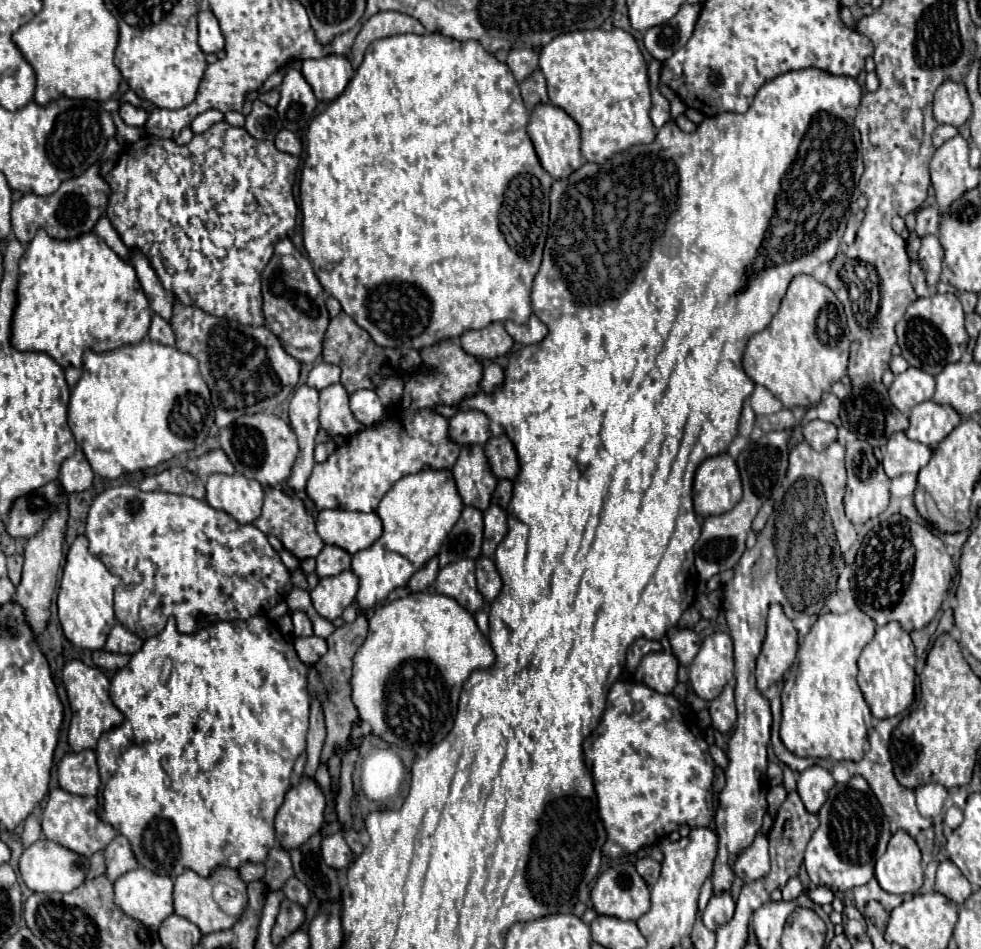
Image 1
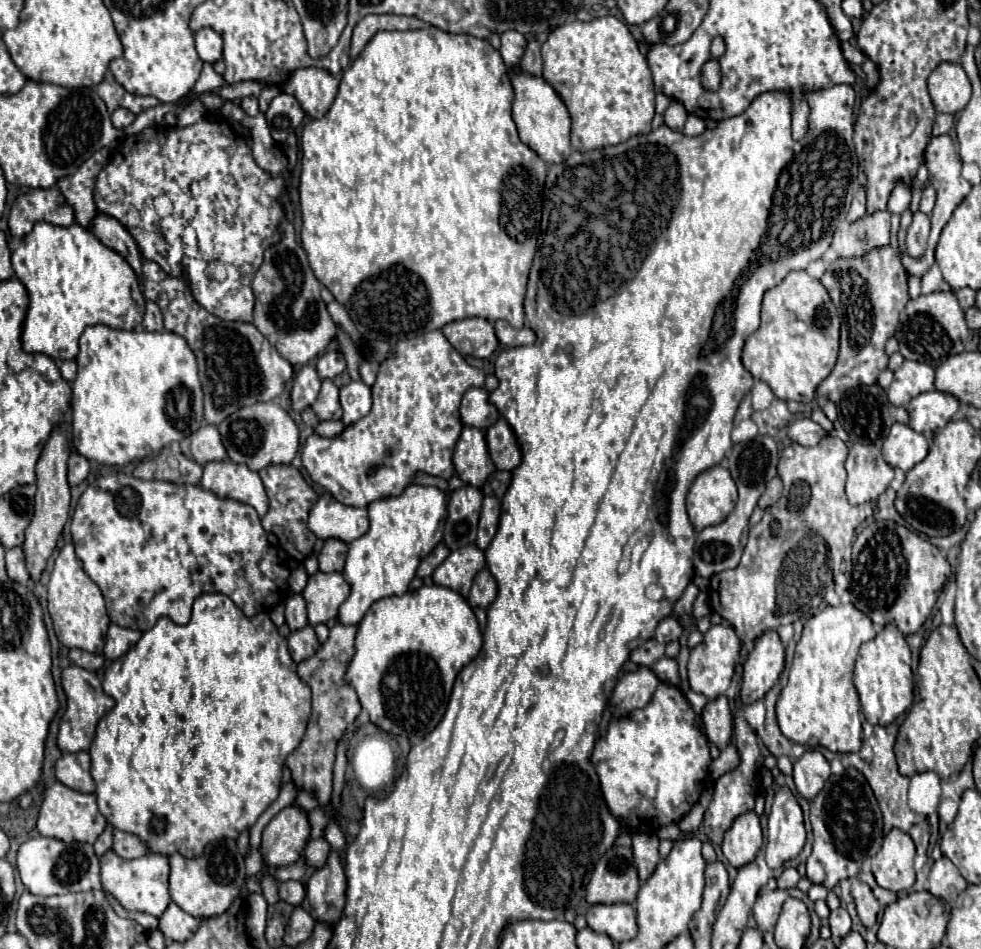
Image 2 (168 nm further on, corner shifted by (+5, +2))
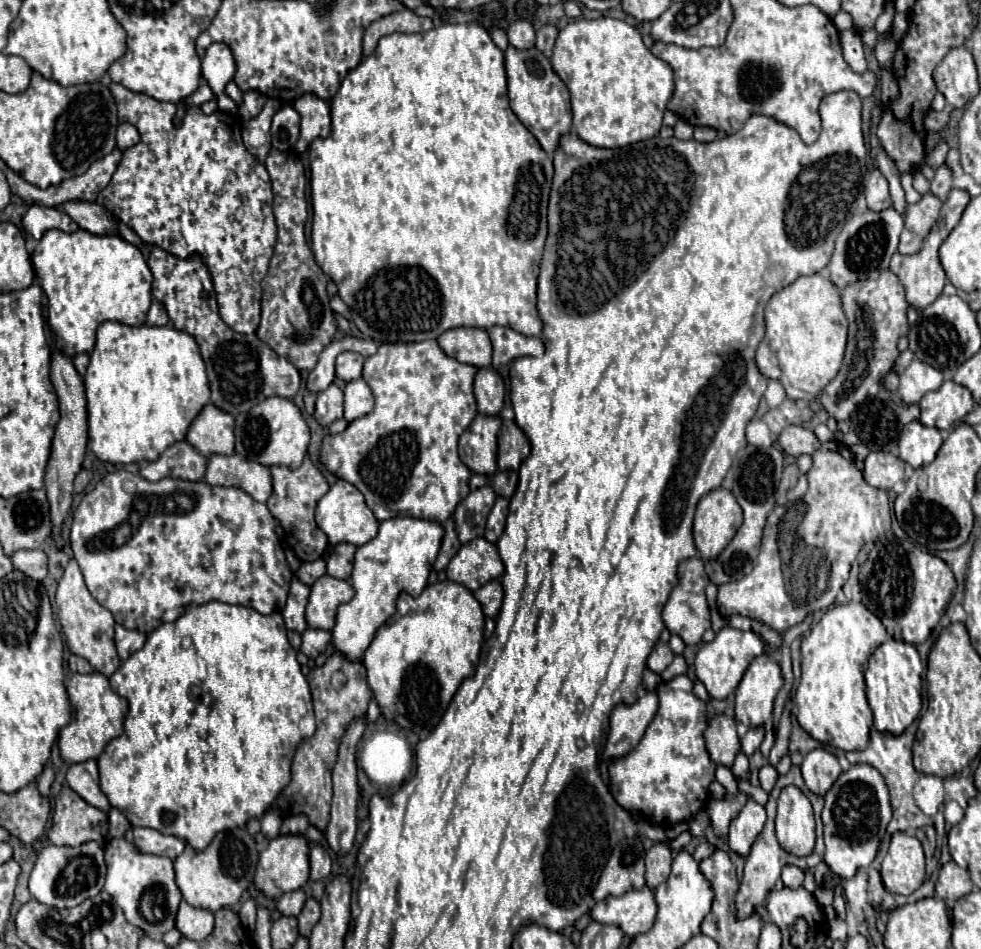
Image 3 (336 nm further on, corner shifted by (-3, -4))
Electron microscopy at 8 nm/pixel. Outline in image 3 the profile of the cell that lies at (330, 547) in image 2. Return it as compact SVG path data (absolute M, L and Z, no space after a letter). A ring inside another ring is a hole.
M339 543L331 557L327 559L327 573L337 579L349 579L353 571L353 557L355 557L355 545L351 543Z

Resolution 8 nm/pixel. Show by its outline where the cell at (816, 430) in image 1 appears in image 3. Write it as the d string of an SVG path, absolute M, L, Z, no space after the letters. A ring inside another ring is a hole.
M789 425L781 435L779 435L779 445L785 453L799 457L803 453L813 455L819 447L821 441L815 437L815 433L809 427L801 427L801 425Z

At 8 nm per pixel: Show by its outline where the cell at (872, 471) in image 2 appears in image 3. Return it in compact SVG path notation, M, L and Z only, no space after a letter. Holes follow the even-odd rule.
M871 451L865 459L865 469L863 469L863 479L869 483L873 489L891 489L897 481L903 481L905 475L905 463L895 457L893 453L885 451Z

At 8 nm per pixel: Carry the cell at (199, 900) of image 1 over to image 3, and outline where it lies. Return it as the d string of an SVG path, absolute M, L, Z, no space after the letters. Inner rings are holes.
M233 829L217 835L209 847L201 853L195 853L189 845L175 859L175 881L183 893L183 899L193 905L207 909L211 913L235 905L241 893L249 887L255 875L257 865L257 849L255 841L247 835L245 829ZM241 883L241 885L239 885Z

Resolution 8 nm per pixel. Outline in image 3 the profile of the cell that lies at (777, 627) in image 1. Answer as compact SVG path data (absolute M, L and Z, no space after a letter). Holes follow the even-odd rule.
M767 653L755 657L735 693L735 717L749 727L771 719L773 701L783 687L781 665Z

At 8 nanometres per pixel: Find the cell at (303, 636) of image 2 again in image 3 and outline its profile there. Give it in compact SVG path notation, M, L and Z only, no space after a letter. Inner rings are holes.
M307 629L307 631L303 633L303 645L301 645L301 651L303 651L307 657L317 657L319 653L325 651L329 639L331 639L331 633L329 633L329 631Z

